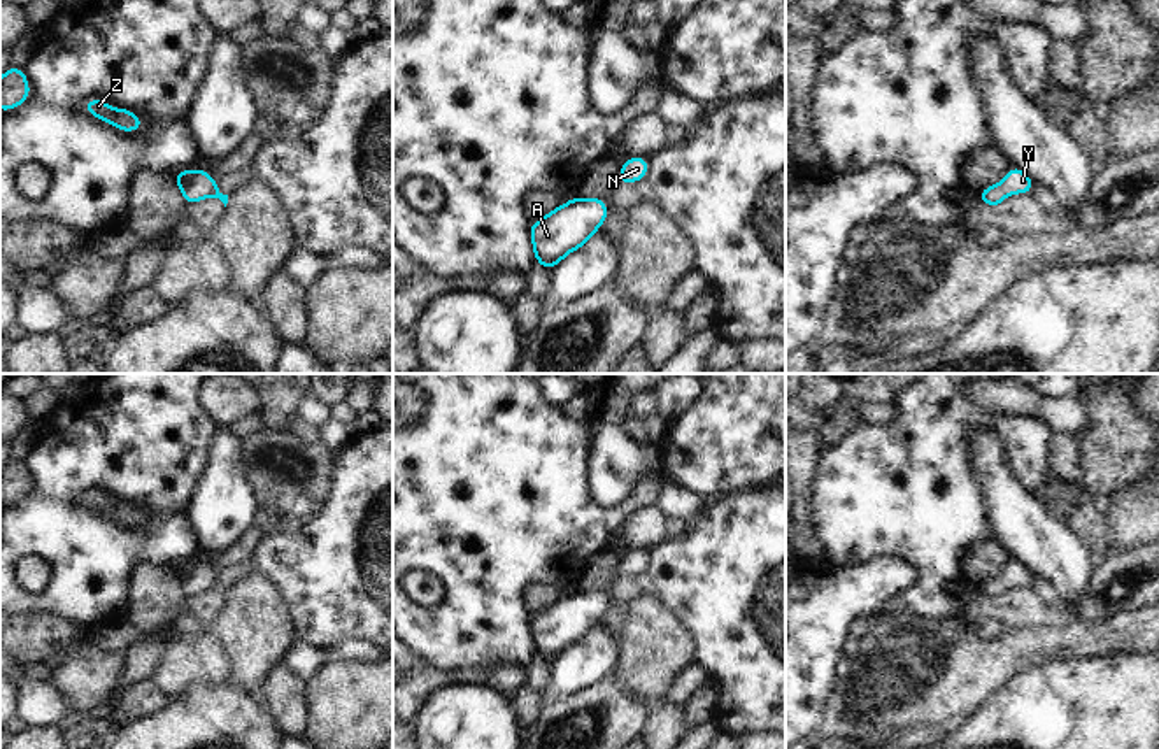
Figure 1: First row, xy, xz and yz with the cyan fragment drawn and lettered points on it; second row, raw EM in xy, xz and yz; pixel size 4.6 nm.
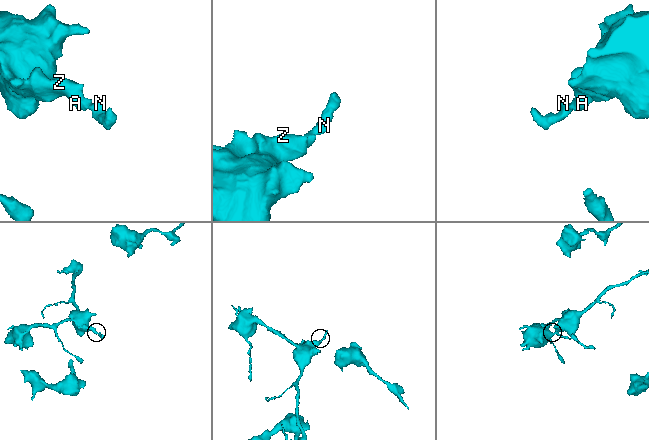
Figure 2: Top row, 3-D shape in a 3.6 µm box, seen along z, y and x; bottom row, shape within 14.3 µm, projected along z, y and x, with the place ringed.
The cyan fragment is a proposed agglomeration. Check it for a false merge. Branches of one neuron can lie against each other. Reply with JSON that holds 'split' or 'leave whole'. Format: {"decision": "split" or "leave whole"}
{"decision": "leave whole"}

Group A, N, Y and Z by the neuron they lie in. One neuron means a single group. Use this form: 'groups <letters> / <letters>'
groups A N Y Z

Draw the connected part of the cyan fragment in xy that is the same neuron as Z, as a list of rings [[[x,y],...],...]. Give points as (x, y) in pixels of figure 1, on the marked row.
[[[102,100],[86,102],[84,111],[96,118],[102,118],[109,125],[114,125],[121,128],[123,132],[135,132],[142,126],[142,119],[137,114],[124,111],[124,109],[110,109]]]

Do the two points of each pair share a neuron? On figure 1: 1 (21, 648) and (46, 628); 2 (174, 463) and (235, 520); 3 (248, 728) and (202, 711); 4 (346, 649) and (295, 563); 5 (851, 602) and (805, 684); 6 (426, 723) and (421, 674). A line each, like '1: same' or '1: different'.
1: same
2: different
3: same
4: different
5: same
6: different

